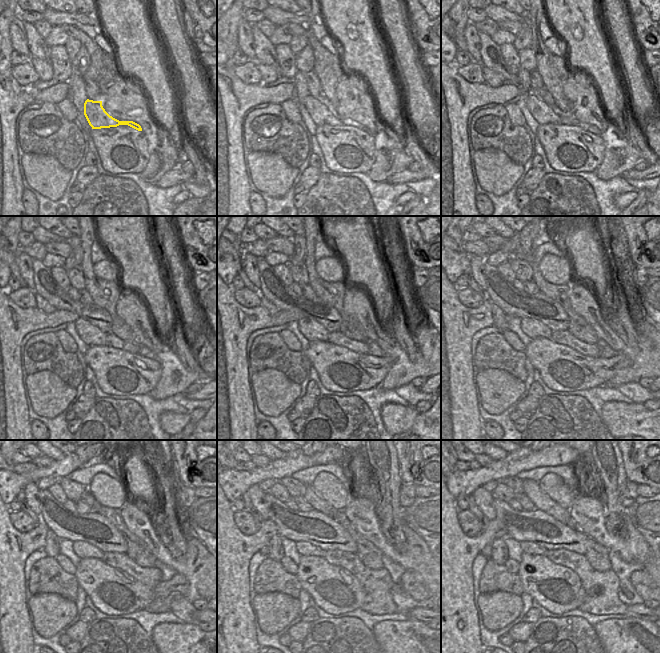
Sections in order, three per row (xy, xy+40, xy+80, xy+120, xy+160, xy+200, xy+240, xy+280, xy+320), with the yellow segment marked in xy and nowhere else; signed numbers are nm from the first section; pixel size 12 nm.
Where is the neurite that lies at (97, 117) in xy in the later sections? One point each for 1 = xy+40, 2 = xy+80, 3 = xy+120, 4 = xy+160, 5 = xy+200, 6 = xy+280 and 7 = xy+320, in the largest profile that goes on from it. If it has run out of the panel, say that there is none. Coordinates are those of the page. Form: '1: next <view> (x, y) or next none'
1: next xy+40 (319, 111)
2: next xy+80 (543, 113)
3: next xy+120 (90, 334)
4: next xy+160 (312, 330)
5: next xy+200 (534, 328)
6: next xy+280 (304, 548)
7: next xy+320 (529, 547)

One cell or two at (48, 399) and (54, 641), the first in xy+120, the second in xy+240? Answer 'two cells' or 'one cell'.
two cells

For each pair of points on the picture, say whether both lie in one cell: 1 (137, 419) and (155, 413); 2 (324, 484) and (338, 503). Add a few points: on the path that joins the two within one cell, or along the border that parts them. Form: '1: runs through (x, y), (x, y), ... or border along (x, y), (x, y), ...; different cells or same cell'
1: border along (131, 399), (140, 405), (151, 429); different cells
2: runs through (329, 489), (338, 498); same cell

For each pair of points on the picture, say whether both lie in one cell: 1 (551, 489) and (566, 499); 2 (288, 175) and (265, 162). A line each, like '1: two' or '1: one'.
1: one
2: one

